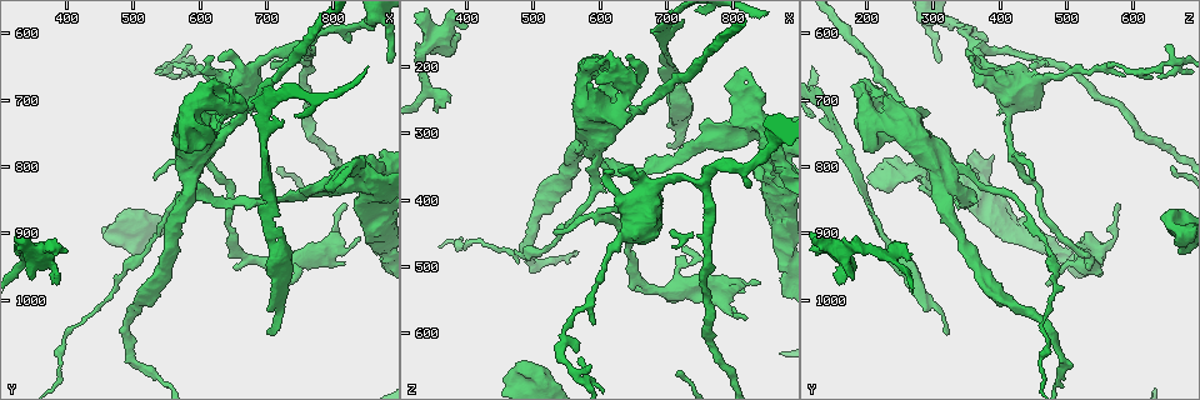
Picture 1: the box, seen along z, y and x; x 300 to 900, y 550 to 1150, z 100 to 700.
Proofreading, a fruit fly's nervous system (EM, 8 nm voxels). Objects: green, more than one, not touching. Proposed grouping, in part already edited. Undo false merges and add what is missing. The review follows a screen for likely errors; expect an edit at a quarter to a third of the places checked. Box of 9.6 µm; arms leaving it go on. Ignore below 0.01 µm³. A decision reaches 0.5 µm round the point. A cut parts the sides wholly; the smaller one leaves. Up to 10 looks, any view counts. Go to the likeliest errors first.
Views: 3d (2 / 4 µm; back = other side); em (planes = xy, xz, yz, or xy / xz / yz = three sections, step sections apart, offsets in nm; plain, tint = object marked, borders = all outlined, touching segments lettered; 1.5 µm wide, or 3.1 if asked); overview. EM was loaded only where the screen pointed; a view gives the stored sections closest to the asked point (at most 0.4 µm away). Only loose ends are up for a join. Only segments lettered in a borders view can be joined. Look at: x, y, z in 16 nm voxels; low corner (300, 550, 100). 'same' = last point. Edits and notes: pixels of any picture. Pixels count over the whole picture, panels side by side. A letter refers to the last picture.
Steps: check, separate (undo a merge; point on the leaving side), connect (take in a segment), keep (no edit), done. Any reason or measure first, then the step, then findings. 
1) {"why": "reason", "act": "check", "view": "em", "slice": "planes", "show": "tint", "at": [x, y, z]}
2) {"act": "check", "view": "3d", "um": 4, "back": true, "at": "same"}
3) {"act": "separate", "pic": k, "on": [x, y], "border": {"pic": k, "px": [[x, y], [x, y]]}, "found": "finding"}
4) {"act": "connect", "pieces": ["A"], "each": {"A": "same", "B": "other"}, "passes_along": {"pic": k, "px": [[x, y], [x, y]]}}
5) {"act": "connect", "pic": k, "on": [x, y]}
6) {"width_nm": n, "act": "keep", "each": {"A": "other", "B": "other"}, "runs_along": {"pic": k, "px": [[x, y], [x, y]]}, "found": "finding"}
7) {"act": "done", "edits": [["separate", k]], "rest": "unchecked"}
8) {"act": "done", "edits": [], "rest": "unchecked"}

{"act": "check", "view": "em", "slice": "yz", "step": 4, "show": "tint", "at": [755, 840, 310]}

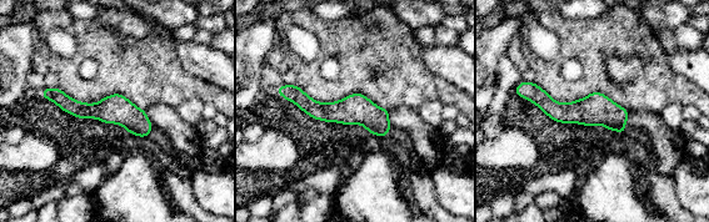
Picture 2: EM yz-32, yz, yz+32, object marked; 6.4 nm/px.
{"why": "cut it another way", "act": "check", "view": "em", "slice": "planes", "show": "borders", "at": "same"}

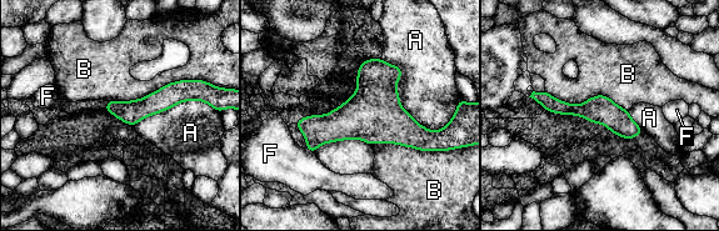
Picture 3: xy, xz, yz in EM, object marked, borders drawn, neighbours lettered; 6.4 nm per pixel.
{"act": "keep", "each": {"A": "other", "B": "other", "F": "other"}, "runs_along": {"pic": 3, "px": [[534, 95], [638, 130]]}, "found": "one cell here"}

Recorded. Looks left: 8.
{"why": "thick turns thin", "act": "check", "view": "3d", "um": 2, "at": [795, 910, 570]}

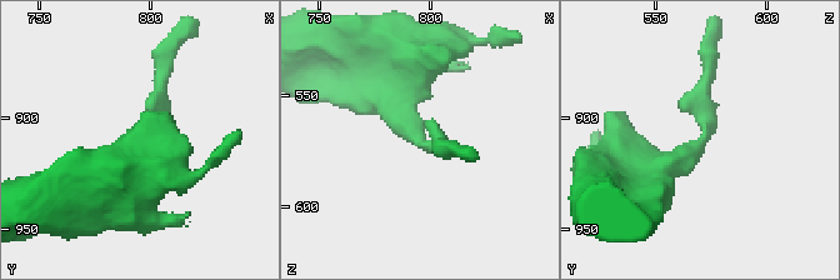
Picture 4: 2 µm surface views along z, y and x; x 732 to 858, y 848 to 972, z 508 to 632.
{"act": "check", "view": "em", "slice": "planes", "show": "borders", "at": [797, 909, 573]}

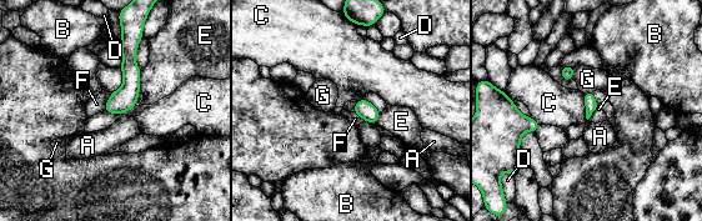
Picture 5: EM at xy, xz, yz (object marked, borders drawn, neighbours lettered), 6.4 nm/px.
{"longest_contact_nm": ["C", 180], "act": "keep", "each": {"A": "other", "B": "other", "C": "other", "D": "other", "E": "other", "F": "other", "G": "other"}, "found": "continuous, no second cell"}

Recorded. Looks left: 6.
{"why": "three-way junction", "act": "check", "view": "3d", "um": 2, "at": [355, 925, 155]}

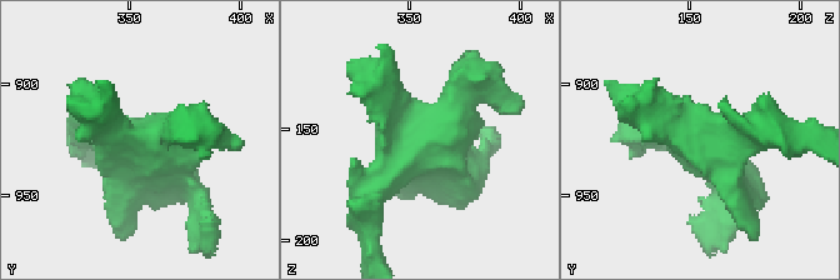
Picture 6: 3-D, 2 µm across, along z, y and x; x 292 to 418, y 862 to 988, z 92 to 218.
{"act": "check", "view": "em", "slice": "planes", "show": "borders", "at": [355, 927, 156]}

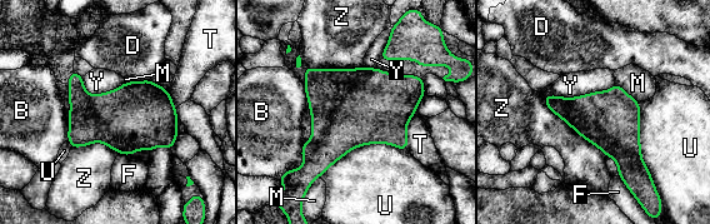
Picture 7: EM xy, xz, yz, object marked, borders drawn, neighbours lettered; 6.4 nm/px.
{"width_nm": 380, "act": "keep", "each": {"B": "other", "D": "other", "F": "other", "M": "other", "T": "other", "U": "other", "Y": "other", "Z": "other"}, "found": "all the same cell"}

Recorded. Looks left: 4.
{"why": "stops while still wide", "act": "check", "view": "em", "slice": "xy", "step": 8, "show": "borders", "at": [705, 1020, 285]}

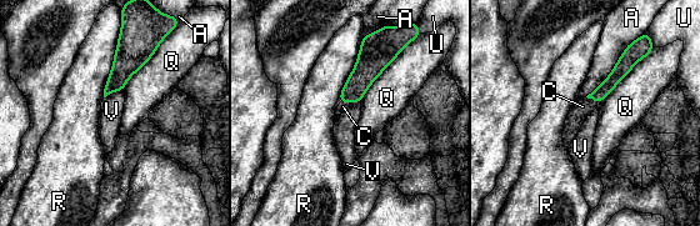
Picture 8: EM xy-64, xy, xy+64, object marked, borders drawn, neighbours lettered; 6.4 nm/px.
{"why": "cut it another way", "act": "check", "view": "em", "slice": "yz", "step": 4, "show": "borders", "at": "same"}

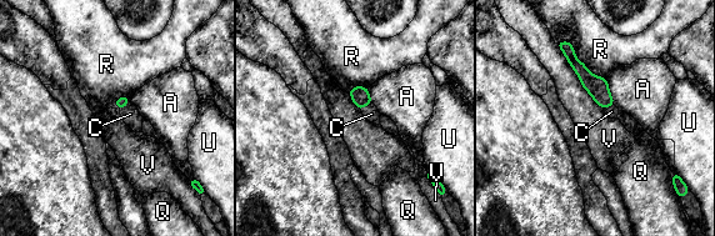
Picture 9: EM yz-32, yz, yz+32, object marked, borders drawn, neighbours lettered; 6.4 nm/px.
{"longest_contact_nm": ["V", 500], "act": "connect", "pic": 9, "on": [371, 114], "each": {"A": "other", "C": "same", "Q": "other", "R": "other", "U": "other", "V": "other"}, "found": "the cell continues"}

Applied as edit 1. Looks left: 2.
{"act": "done", "edits": [["connect", 9]], "rest": "unchecked"}

